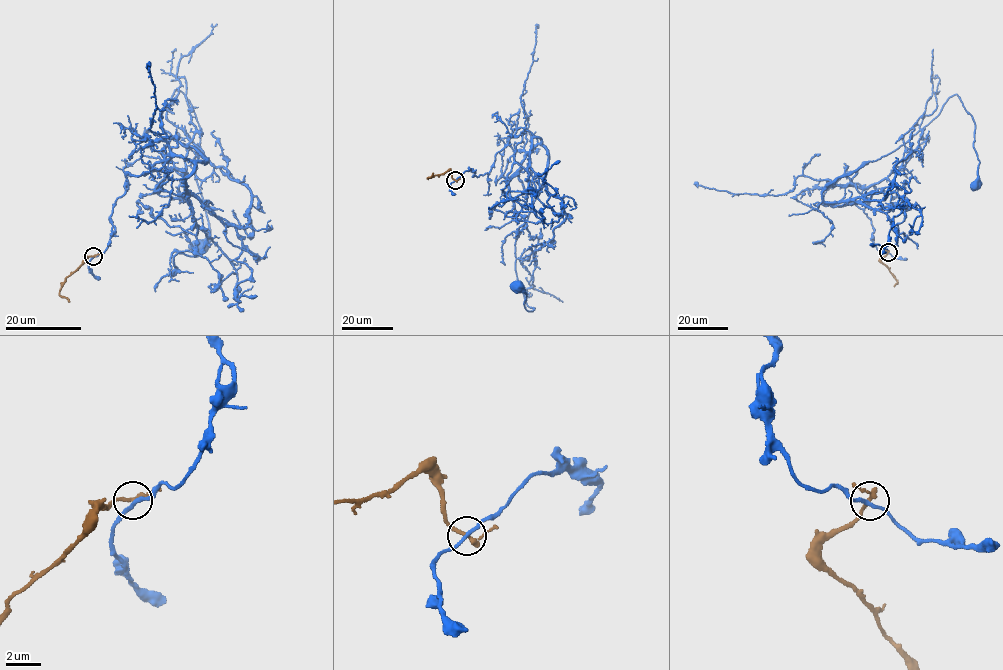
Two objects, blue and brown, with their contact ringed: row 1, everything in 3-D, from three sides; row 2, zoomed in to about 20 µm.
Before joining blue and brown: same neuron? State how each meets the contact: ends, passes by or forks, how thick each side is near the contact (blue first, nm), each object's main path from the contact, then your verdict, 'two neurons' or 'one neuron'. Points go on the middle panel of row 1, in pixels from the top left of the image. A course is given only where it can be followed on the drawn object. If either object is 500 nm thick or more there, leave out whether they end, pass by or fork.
blue passes by; brown passes by; 200 nm thick on the blue side, 240 nm on the other; blue runs (455, 180), (489, 171), (524, 128), (507, 176), (518, 172), (537, 197), (515, 245), (532, 311), (516, 285); brown runs (455, 180), (448, 170), (427, 178), (433, 173); two neurons

